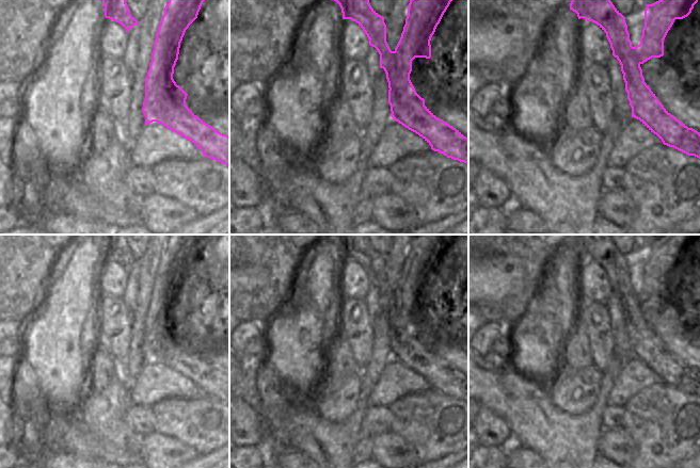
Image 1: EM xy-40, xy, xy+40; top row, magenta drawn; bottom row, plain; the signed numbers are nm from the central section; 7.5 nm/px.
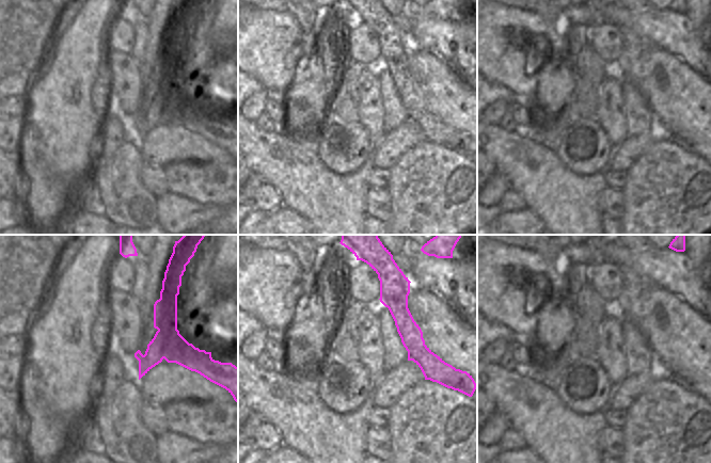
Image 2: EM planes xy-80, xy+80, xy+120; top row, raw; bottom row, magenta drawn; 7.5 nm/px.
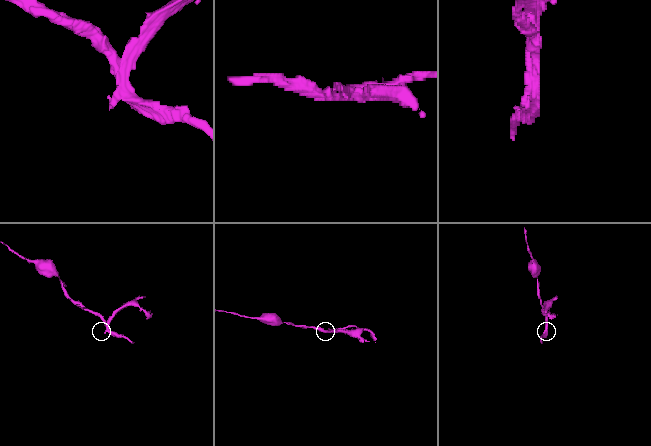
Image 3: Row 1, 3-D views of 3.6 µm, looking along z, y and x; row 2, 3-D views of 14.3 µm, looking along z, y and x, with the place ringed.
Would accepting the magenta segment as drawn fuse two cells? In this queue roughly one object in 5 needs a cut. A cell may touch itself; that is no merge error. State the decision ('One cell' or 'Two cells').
Two cells.

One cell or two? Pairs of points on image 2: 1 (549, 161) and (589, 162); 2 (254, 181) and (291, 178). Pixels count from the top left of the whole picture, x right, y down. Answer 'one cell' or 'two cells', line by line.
1: two cells
2: two cells

